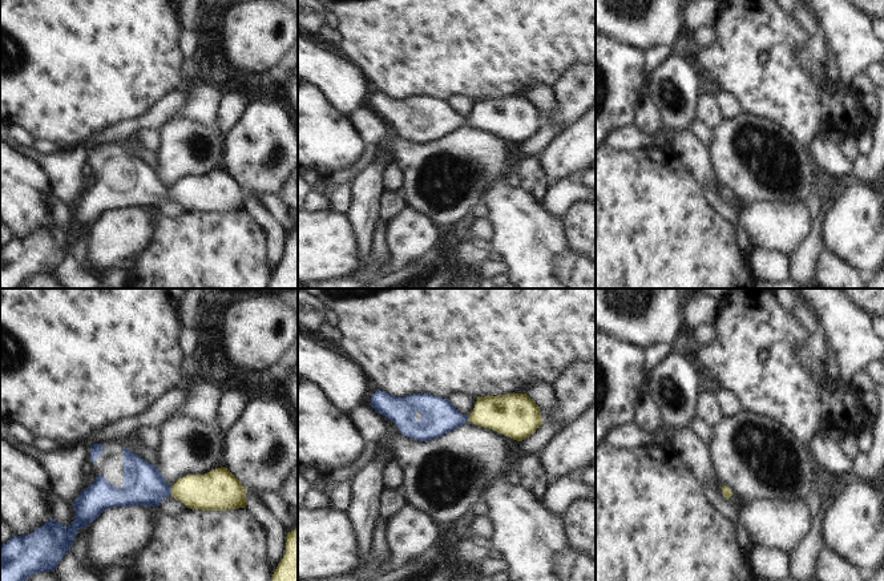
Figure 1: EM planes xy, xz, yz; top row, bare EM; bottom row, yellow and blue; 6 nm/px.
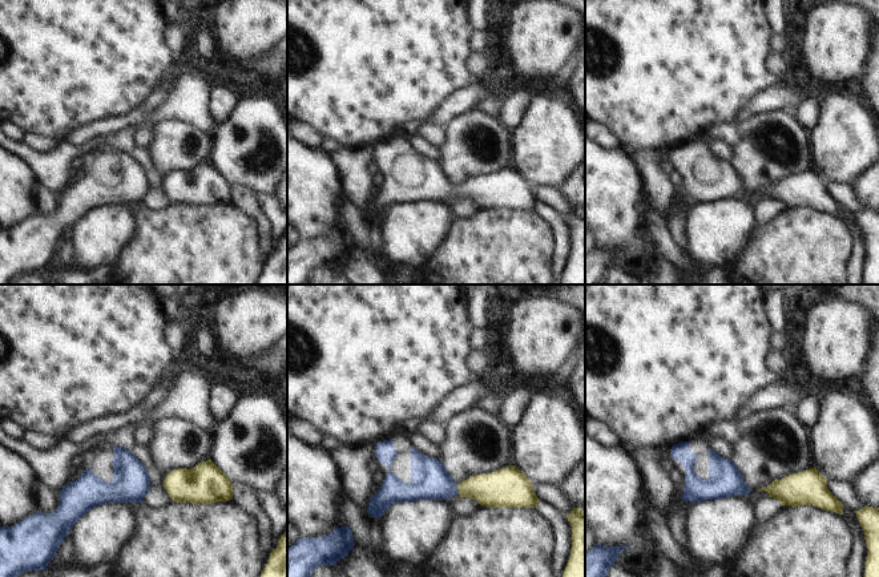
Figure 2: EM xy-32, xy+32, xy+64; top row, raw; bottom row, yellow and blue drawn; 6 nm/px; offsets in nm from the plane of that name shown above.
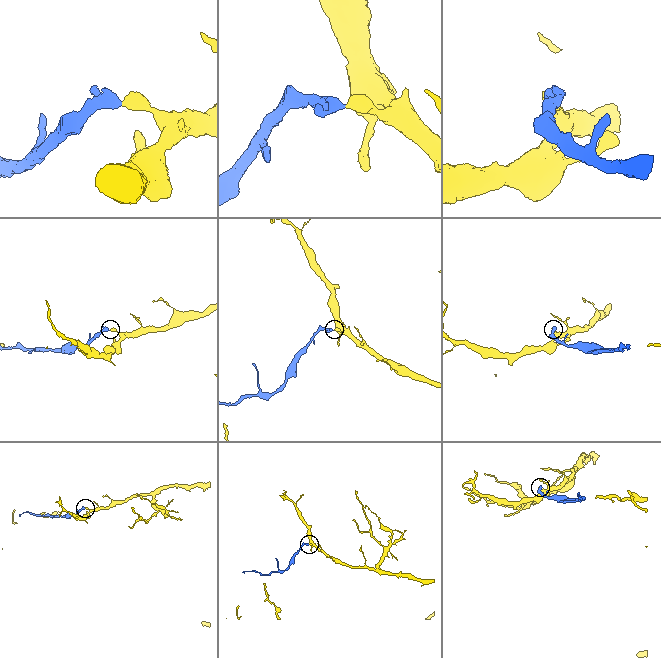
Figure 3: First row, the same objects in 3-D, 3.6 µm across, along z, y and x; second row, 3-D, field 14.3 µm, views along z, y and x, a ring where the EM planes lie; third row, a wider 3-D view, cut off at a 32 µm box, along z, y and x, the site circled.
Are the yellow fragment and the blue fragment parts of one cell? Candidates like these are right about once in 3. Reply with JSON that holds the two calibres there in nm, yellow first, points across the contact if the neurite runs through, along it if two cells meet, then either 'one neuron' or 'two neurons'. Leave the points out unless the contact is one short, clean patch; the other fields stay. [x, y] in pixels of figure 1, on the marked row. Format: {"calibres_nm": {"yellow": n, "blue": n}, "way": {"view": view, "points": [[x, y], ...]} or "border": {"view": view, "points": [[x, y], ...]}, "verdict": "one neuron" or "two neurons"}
{"calibres_nm": {"yellow": 240, "blue": 240}, "way": {"view": "xy", "points": [[213, 491], [172, 489], [150, 489], [144, 484]]}, "verdict": "one neuron"}

